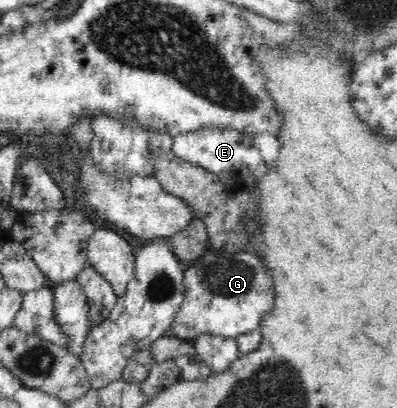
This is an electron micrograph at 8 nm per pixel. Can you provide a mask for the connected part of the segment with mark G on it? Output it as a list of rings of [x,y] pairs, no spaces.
[[[208,249],[196,261],[186,264],[183,278],[184,299],[174,318],[176,337],[194,341],[204,334],[236,338],[260,327],[261,317],[273,304],[268,271],[254,253]]]

